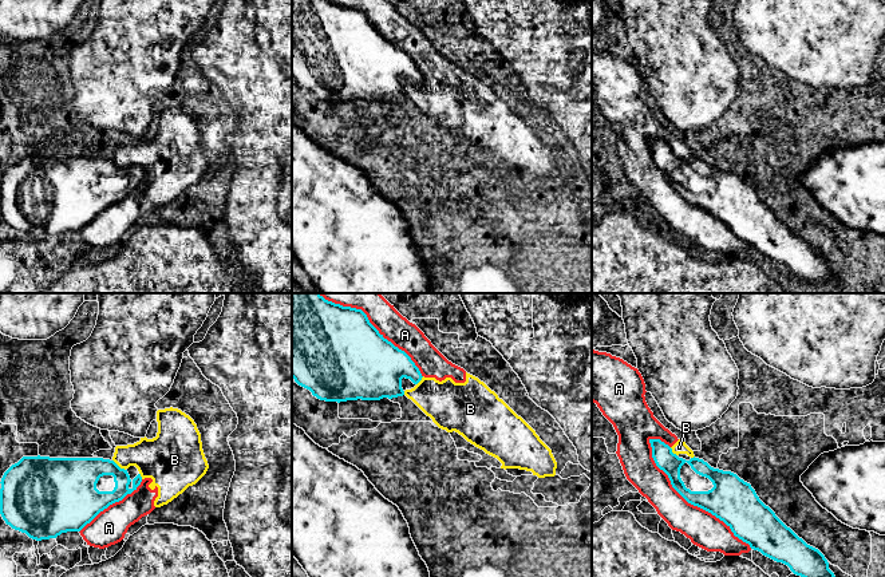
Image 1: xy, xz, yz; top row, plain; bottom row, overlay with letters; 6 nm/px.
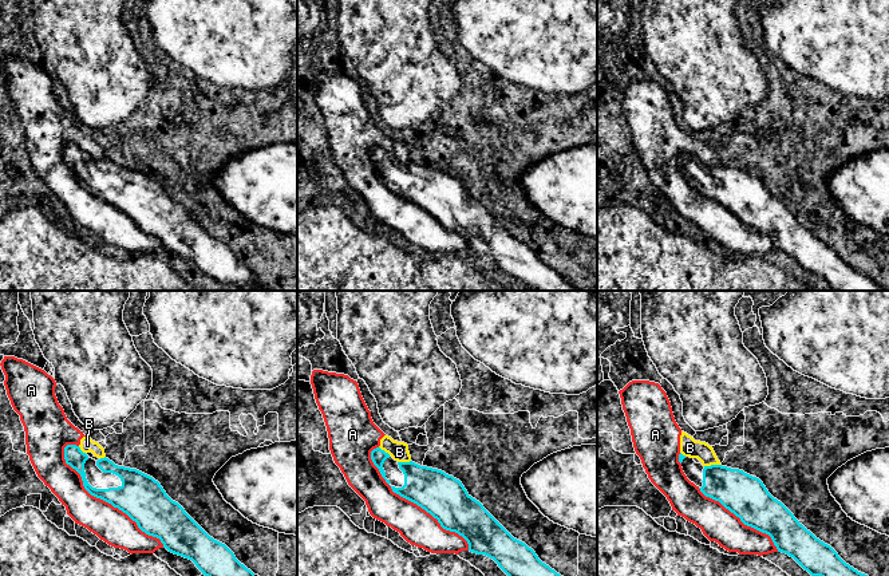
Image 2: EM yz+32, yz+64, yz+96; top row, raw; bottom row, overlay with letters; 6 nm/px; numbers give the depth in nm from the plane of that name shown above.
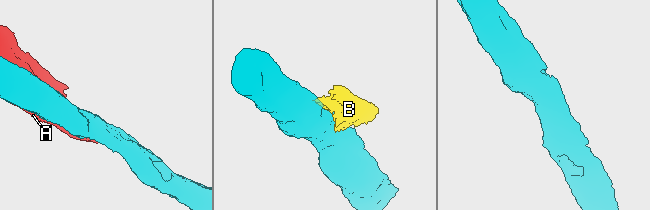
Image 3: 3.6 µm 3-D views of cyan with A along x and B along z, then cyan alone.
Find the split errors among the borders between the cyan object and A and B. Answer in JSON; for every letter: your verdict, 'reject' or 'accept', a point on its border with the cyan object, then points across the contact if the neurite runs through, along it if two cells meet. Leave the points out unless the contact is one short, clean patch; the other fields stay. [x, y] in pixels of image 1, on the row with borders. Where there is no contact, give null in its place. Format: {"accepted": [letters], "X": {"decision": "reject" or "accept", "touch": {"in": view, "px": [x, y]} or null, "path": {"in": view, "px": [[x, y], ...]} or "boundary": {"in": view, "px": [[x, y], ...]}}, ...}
{"accepted": [], "A": {"decision": "reject", "touch": {"in": "yz", "px": [688, 502]}}, "B": {"decision": "reject", "touch": {"in": "xy", "px": [118, 466]}}}

